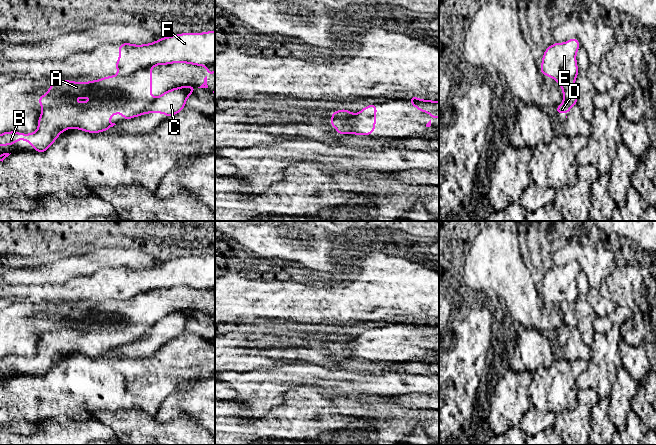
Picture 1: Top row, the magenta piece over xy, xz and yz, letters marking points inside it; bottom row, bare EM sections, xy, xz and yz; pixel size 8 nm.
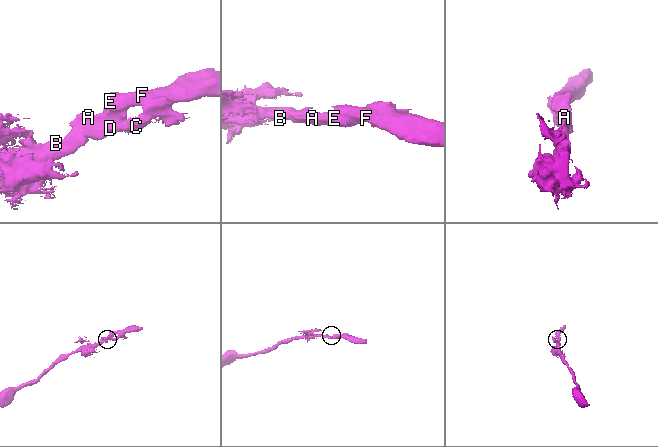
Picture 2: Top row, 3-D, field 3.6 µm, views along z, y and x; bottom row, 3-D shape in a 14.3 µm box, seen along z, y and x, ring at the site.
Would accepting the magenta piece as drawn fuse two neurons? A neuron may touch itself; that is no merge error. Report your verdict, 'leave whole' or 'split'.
split

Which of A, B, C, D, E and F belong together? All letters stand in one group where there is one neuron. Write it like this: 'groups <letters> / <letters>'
groups A B C D / E F

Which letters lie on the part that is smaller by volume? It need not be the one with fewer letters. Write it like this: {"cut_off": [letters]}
{"cut_off": ["E", "F"]}

